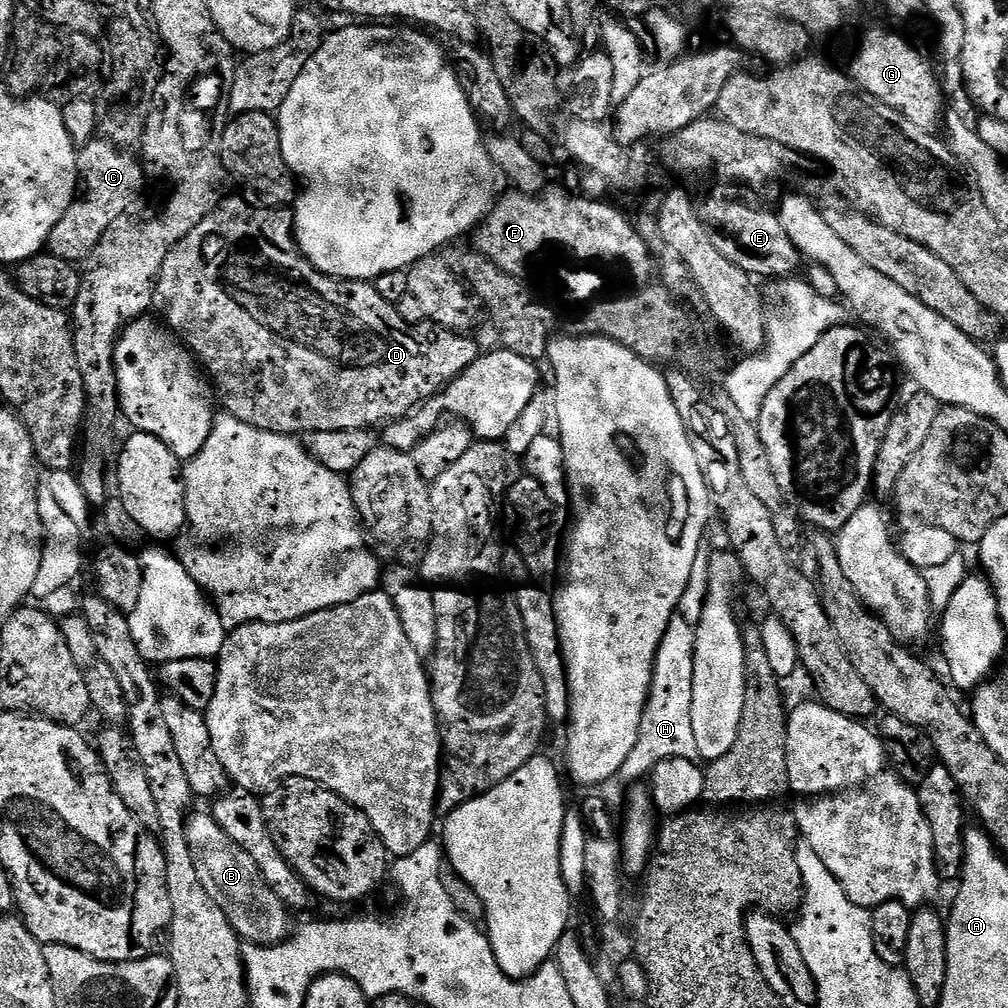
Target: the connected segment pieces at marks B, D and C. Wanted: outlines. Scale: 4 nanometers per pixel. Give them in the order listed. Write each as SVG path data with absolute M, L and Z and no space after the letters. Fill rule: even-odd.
M204 811L189 817L187 842L202 888L222 907L222 912L245 943L270 946L288 938L291 931L289 908L266 884L254 858L218 826L211 813Z
M236 196L230 197L229 200L228 197L221 199L215 210L206 218L202 218L202 222L198 222L198 226L194 226L194 230L190 230L190 234L186 234L186 238L182 238L182 242L178 242L174 250L170 250L166 262L162 262L156 293L152 299L155 311L160 311L159 319L180 337L184 347L202 365L222 408L224 403L223 411L227 415L238 418L258 430L294 437L318 430L371 429L376 426L372 424L384 426L408 415L425 400L431 400L454 378L461 376L482 354L482 348L471 340L471 335L452 332L449 328L431 322L407 324L398 314L396 305L379 296L375 283L367 280L338 280L325 272L319 272L304 257L300 244L296 241L294 212L291 207L265 208L251 199L243 199L239 200Z
M93 138L76 153L76 175L82 187L77 191L70 210L48 236L47 251L73 262L87 261L98 246L102 234L132 204L141 199L146 188L144 165L131 151L115 148L109 140ZM133 156L133 157L132 157Z

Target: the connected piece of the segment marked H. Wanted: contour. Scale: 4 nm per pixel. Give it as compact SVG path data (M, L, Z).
M677 614L672 617L670 626L666 630L666 634L662 638L662 642L658 648L658 654L656 655L656 666L655 670L652 672L652 689L649 690L648 702L645 706L644 714L641 716L640 729L637 732L637 742L634 744L634 748L630 751L629 757L626 758L626 762L622 763L622 768L619 772L619 779L622 780L636 780L632 782L640 782L640 780L649 775L652 769L656 765L661 764L663 760L673 760L674 758L682 758L683 760L700 760L700 755L698 754L698 745L696 739L694 738L694 721L690 719L690 702L694 702L694 646L696 645L696 624L693 621L688 621L683 614Z

